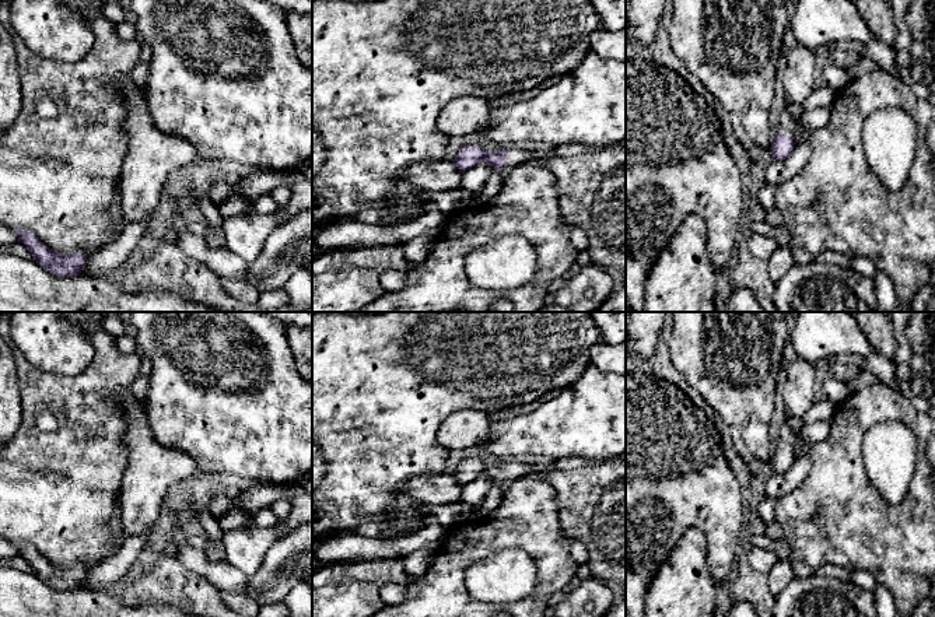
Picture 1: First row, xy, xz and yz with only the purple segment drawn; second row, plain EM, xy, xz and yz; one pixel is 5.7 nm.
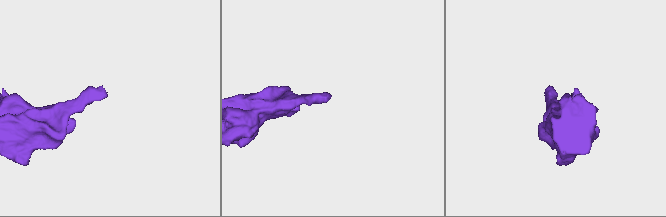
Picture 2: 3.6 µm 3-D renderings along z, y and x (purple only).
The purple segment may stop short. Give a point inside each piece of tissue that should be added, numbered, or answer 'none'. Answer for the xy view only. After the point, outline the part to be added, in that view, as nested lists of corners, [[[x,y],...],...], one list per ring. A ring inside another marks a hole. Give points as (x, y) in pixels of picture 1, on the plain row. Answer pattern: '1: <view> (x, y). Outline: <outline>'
none

